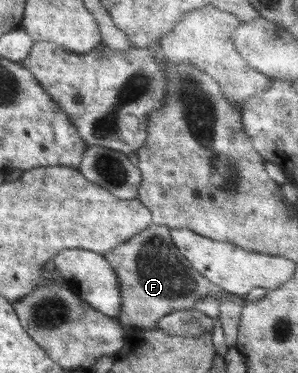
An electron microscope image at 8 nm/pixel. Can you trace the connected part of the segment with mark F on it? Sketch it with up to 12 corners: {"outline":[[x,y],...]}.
{"outline":[[152,223],[103,256],[128,331],[208,297],[235,347],[241,296],[196,271]]}

